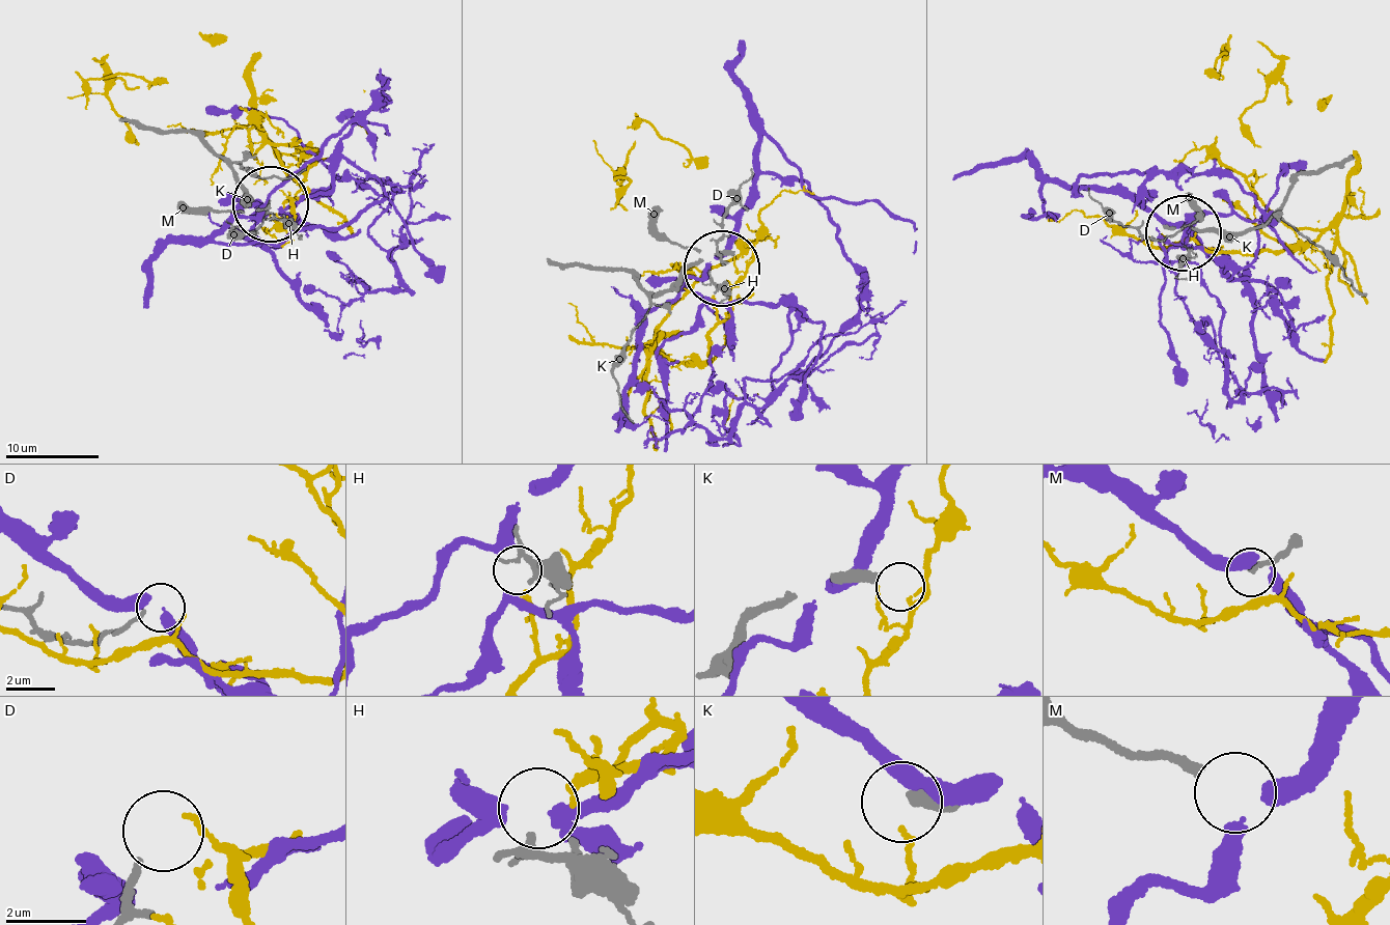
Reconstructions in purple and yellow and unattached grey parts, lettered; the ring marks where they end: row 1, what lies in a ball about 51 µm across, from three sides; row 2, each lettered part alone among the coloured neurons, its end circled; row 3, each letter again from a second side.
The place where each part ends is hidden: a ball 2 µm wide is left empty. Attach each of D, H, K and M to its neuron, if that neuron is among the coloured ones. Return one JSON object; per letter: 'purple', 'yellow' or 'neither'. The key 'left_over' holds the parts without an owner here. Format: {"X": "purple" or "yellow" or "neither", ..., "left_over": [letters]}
{"D": "neither", "H": "yellow", "K": "neither", "M": "purple", "left_over": ["D", "K"]}

